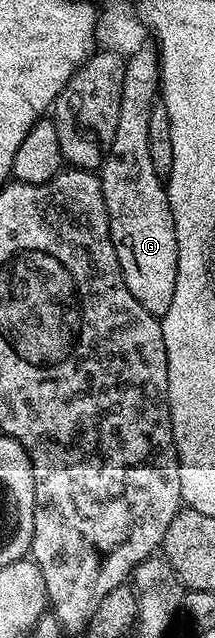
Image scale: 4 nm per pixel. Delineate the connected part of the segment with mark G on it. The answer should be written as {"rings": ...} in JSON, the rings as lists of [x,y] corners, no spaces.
{"rings":[[[140,45],[135,51],[129,52],[125,64],[124,83],[120,93],[120,117],[116,121],[116,133],[104,152],[100,178],[112,245],[116,249],[124,281],[132,297],[136,297],[136,301],[140,301],[140,305],[144,305],[148,313],[161,317],[172,303],[172,293],[176,293],[178,250],[176,225],[172,221],[172,209],[166,196],[166,188],[152,165],[152,157],[148,157],[148,117],[160,91],[160,56],[153,46]]]}

